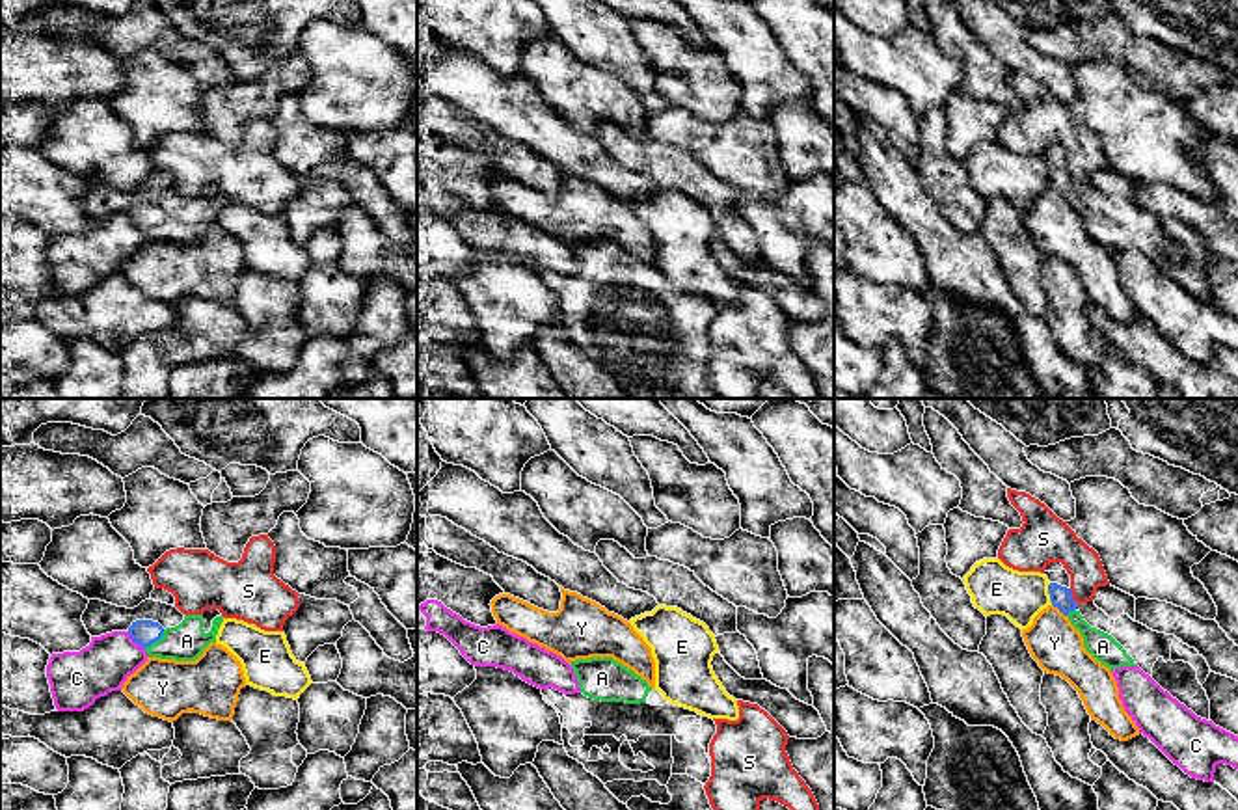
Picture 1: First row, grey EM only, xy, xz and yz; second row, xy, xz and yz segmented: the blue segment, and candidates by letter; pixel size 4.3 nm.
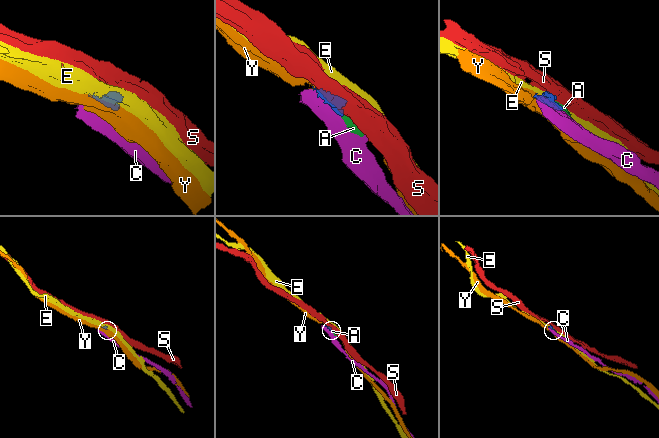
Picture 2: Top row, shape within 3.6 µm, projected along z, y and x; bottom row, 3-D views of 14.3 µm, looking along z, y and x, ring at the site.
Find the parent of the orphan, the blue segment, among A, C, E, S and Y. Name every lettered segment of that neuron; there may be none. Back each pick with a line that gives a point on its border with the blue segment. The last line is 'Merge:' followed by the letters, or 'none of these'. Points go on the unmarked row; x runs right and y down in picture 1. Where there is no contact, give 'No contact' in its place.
A: Touches blue at xy (157, 222)
Merge: A

